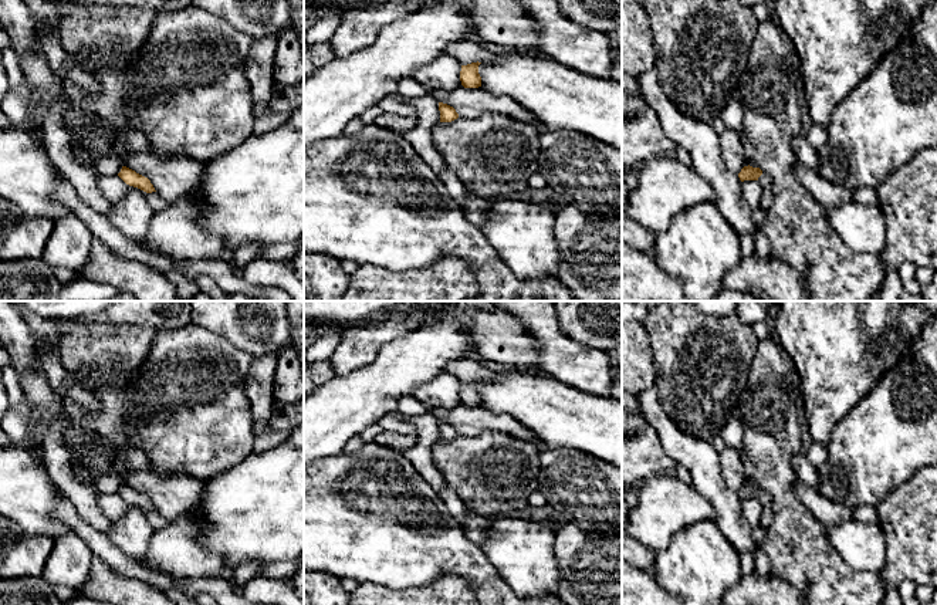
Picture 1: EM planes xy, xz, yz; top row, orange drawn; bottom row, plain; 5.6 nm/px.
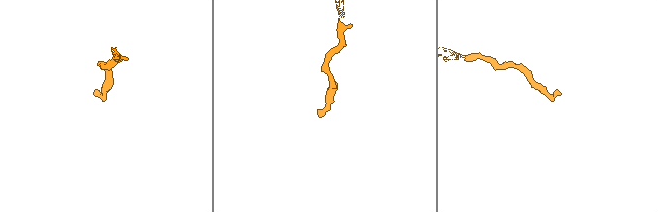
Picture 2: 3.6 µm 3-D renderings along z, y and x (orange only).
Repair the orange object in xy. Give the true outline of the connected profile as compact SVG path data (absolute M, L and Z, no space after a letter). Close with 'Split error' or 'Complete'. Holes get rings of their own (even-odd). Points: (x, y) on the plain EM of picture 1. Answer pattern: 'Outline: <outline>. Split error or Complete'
Outline: M122 484L121 490L118 491L118 494L129 504L138 506L146 511L152 511L156 510L153 503L150 501L150 498L139 491L136 491L135 489Z. Complete

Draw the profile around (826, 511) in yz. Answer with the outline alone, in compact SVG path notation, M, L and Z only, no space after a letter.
M799 480L795 481L795 494L812 511L815 518L825 525L855 520L853 508L831 501Z

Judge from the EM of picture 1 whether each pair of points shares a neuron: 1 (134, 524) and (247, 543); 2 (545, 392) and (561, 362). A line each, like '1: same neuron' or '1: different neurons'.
1: different neurons
2: different neurons

